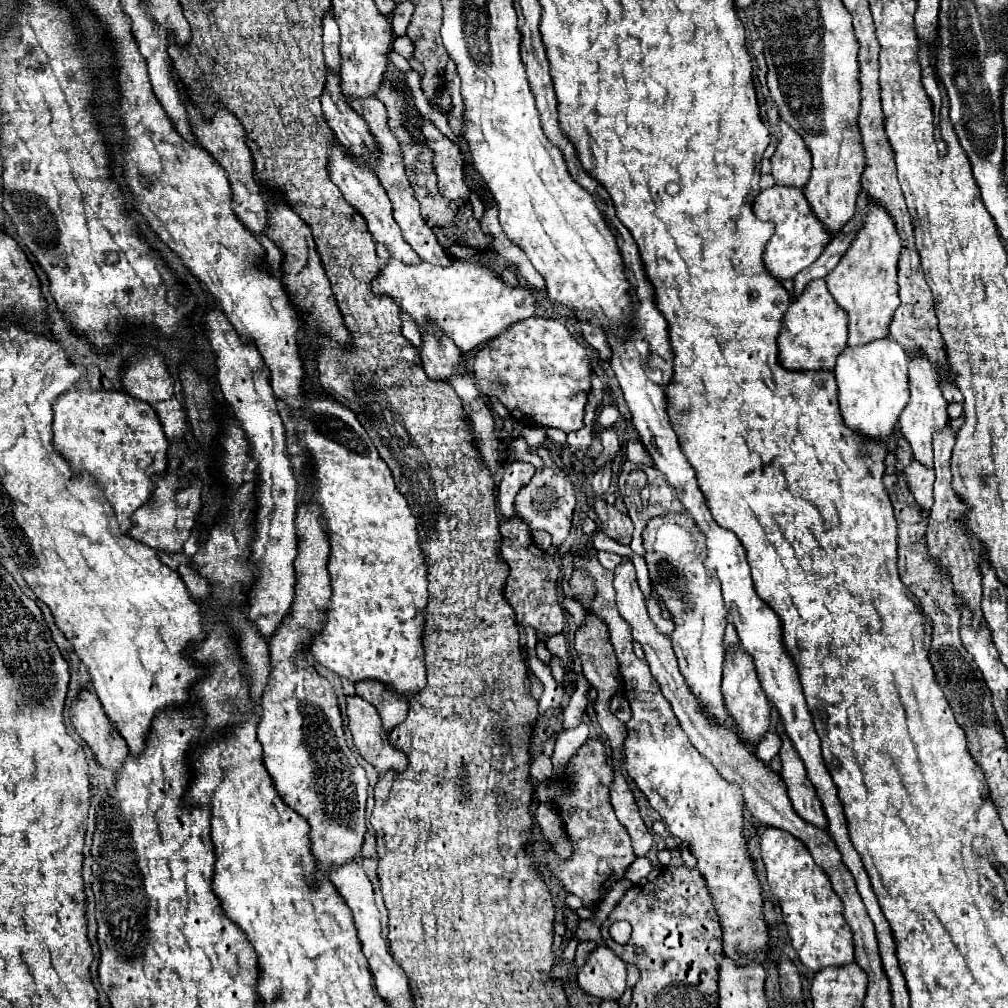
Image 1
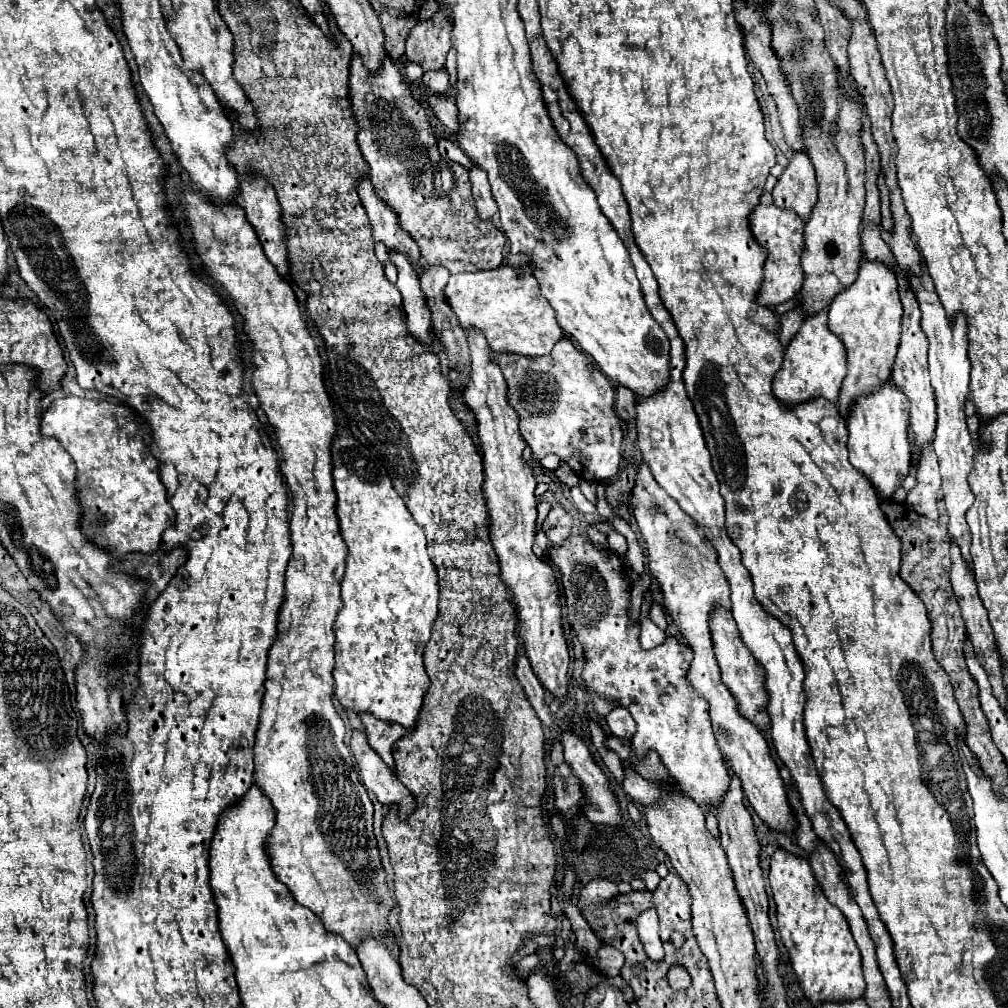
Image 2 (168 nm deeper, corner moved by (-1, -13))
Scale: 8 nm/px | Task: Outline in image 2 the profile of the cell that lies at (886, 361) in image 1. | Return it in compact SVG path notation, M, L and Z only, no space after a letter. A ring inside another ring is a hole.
M891 382L879 388L875 394L855 400L849 410L849 462L853 468L863 472L875 486L883 500L893 498L895 488L903 484L911 466L911 446L909 446L909 400Z

